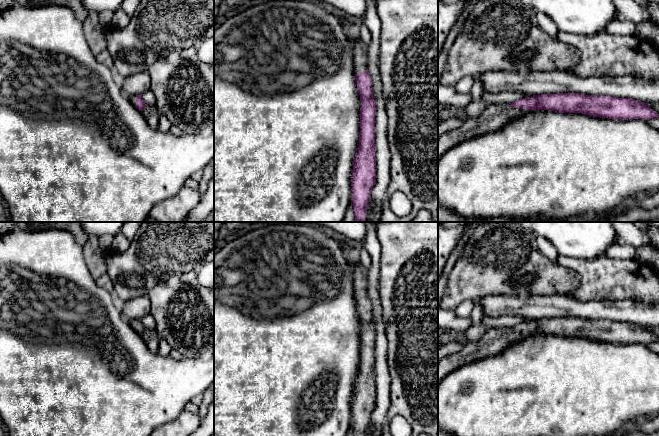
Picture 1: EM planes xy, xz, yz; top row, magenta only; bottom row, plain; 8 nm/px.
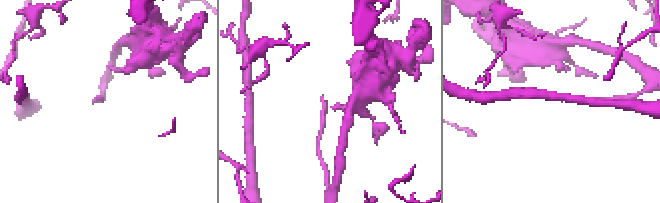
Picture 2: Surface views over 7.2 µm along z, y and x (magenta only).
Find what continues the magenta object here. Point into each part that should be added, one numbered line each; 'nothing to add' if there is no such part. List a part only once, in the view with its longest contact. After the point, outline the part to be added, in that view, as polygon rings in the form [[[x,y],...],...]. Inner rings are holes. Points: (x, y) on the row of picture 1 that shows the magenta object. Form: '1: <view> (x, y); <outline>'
1: yz (494, 117); [[[499,102],[484,107],[478,118],[467,117],[462,125],[438,138],[438,160],[450,148],[469,139],[500,130],[512,120],[531,112]]]

